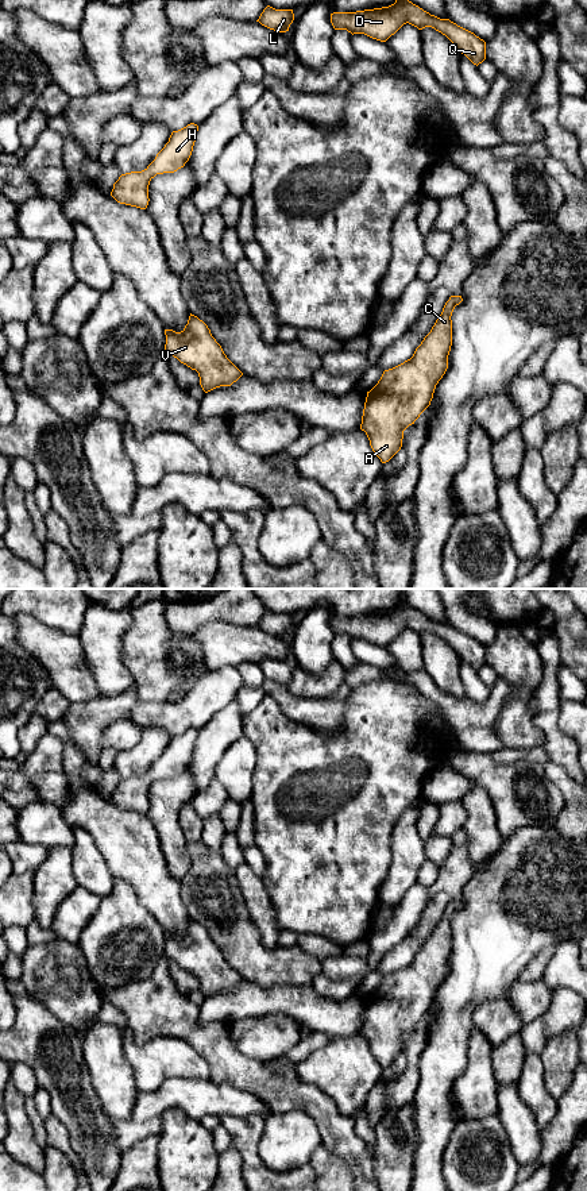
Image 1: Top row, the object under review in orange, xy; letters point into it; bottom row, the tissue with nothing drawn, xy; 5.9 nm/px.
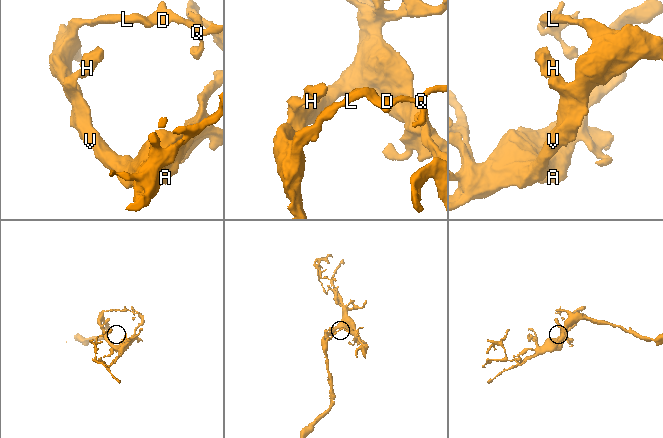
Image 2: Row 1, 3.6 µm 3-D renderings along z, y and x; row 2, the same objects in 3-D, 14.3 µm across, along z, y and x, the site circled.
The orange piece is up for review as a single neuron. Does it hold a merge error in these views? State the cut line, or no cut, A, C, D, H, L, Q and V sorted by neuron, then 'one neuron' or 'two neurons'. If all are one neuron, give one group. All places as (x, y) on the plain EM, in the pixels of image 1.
no cut | A C D H L Q V | one neuron

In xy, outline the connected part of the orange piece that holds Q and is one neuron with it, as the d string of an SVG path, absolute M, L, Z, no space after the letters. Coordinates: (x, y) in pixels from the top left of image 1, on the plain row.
M402 600L389 612L333 617L331 628L335 635L347 635L352 640L364 639L381 647L386 647L406 628L418 635L432 632L445 640L474 670L478 671L486 664L486 647L483 644L449 624L430 620Z

